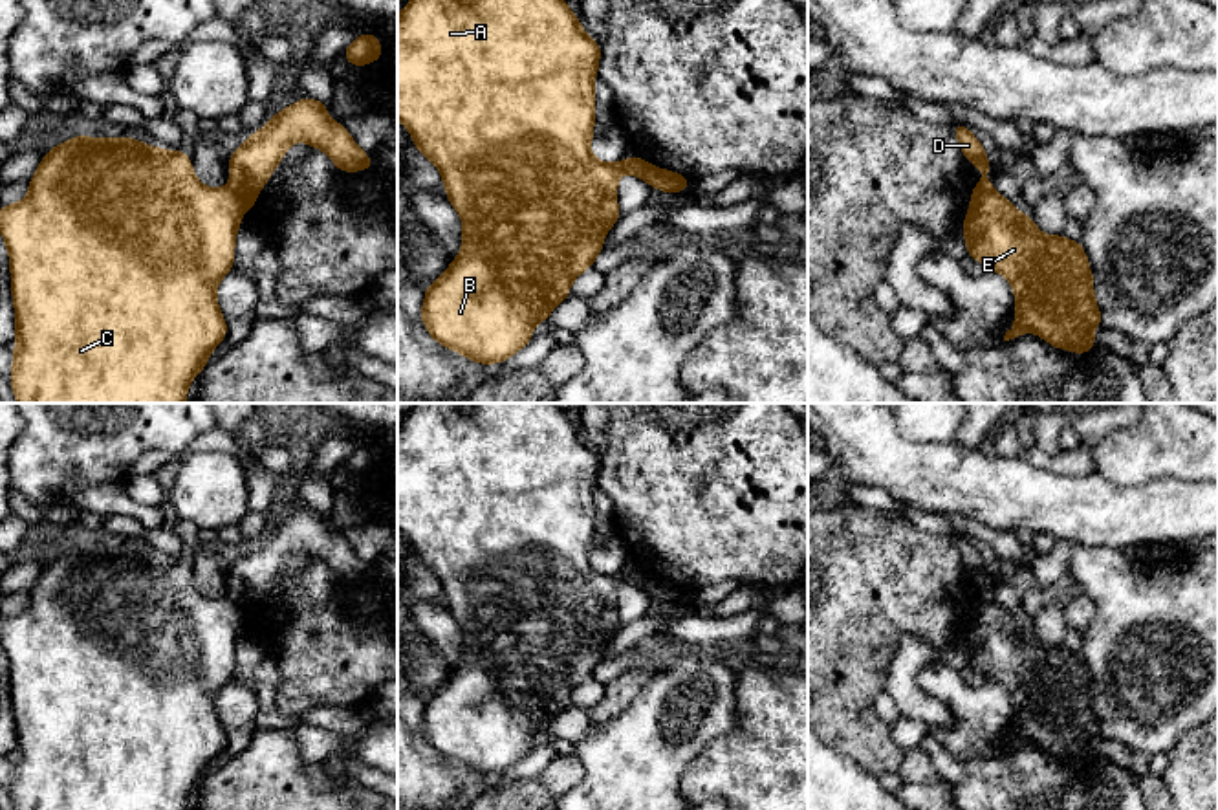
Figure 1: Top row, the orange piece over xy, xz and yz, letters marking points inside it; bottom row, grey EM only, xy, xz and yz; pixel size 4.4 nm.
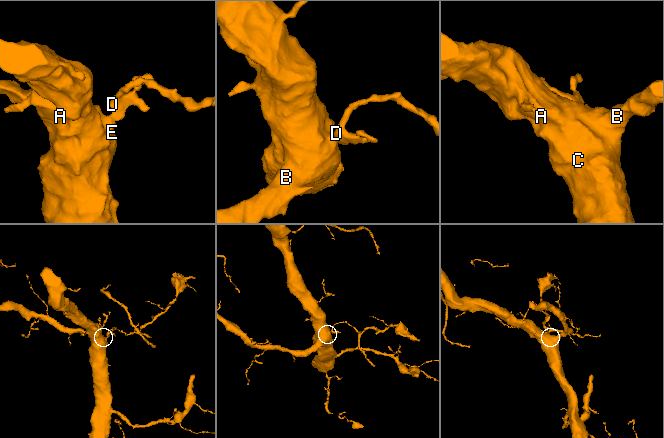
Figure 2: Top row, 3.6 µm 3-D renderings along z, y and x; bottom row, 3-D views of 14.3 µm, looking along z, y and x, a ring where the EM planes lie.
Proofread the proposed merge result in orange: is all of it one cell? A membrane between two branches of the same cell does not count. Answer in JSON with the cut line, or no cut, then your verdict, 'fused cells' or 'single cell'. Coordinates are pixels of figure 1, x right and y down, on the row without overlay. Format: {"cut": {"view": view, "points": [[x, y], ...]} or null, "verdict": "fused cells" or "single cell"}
{"cut": {"view": "xy", "points": [[228, 596], [244, 618]]}, "verdict": "fused cells"}

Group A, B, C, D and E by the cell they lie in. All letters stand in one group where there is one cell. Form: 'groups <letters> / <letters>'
groups A B C E / D

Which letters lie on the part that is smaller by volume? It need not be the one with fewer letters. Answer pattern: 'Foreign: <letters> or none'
Foreign: D

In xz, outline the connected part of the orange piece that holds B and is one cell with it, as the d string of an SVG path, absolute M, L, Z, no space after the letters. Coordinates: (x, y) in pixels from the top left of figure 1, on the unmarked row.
M418 403L397 427L397 528L410 542L418 561L441 583L447 608L463 632L460 665L434 695L425 698L419 728L432 750L463 764L469 772L504 773L529 753L533 737L548 731L551 720L568 709L571 693L593 676L595 667L603 662L604 645L621 629L615 608L617 588L623 583L641 586L643 570L639 566L625 568L619 574L601 574L590 563L595 531L593 491L599 467L601 456L582 442L579 429L557 403L471 403L467 410L456 403Z

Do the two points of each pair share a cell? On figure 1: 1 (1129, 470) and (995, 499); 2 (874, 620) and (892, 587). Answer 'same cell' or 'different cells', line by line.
1: different cells
2: same cell

